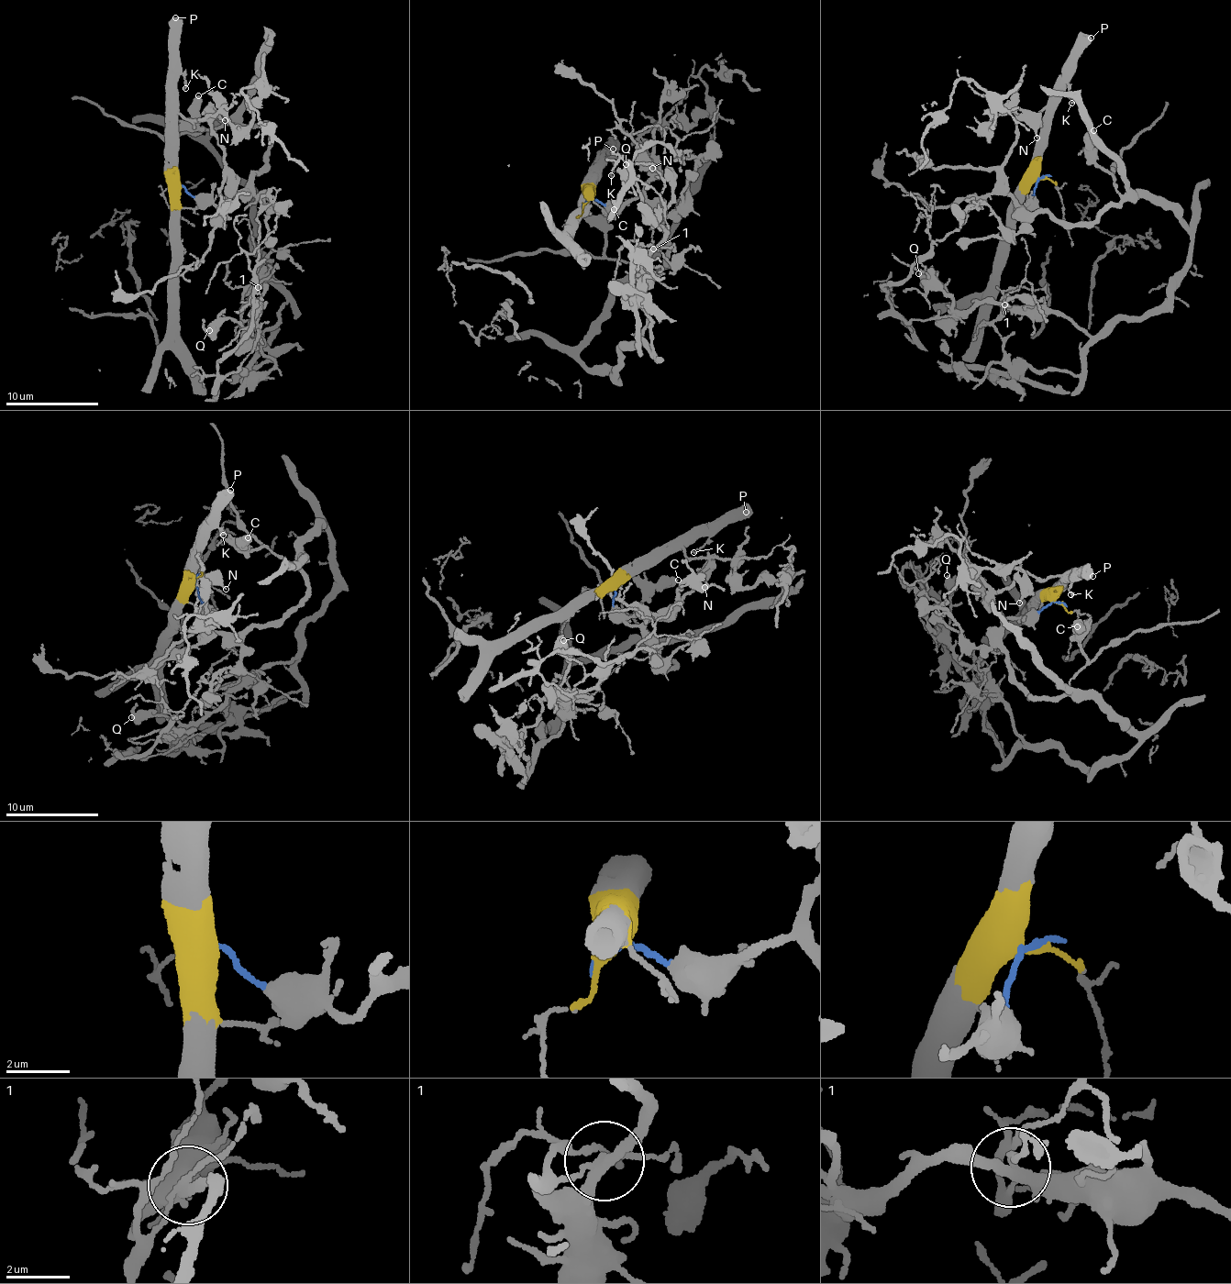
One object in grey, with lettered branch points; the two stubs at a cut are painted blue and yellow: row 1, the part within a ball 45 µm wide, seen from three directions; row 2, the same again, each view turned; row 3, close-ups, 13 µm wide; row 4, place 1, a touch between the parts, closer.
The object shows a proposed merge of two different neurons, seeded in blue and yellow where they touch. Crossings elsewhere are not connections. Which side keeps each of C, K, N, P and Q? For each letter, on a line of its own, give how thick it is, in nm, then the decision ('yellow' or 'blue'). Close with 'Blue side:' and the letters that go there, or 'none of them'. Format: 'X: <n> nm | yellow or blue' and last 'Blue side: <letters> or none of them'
C: 550 nm | blue
K: 150 nm | yellow
N: 150 nm | blue
P: 700 nm | yellow
Q: 400 nm | blue
Blue side: C, N, Q

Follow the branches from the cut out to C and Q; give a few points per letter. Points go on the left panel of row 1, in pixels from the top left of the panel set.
C: (176, 187), (215, 204), (226, 202), (260, 171), (267, 157), (267, 125), (205, 129), (199, 126), (199, 94)
Q: (176, 187), (226, 202), (260, 171), (269, 126), (227, 117), (207, 139), (271, 262), (246, 326), (209, 330)

